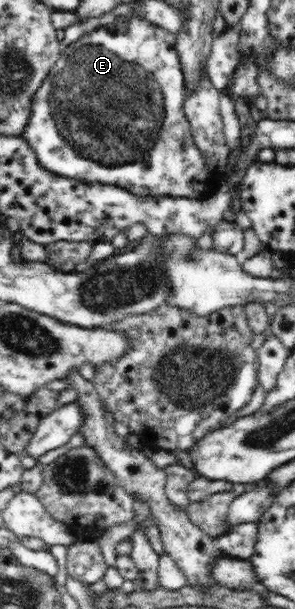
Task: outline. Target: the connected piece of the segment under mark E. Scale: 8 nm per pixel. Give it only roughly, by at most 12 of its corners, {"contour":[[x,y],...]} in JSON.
{"contour":[[118,16],[33,94],[37,164],[137,197],[222,180],[176,35]]}

